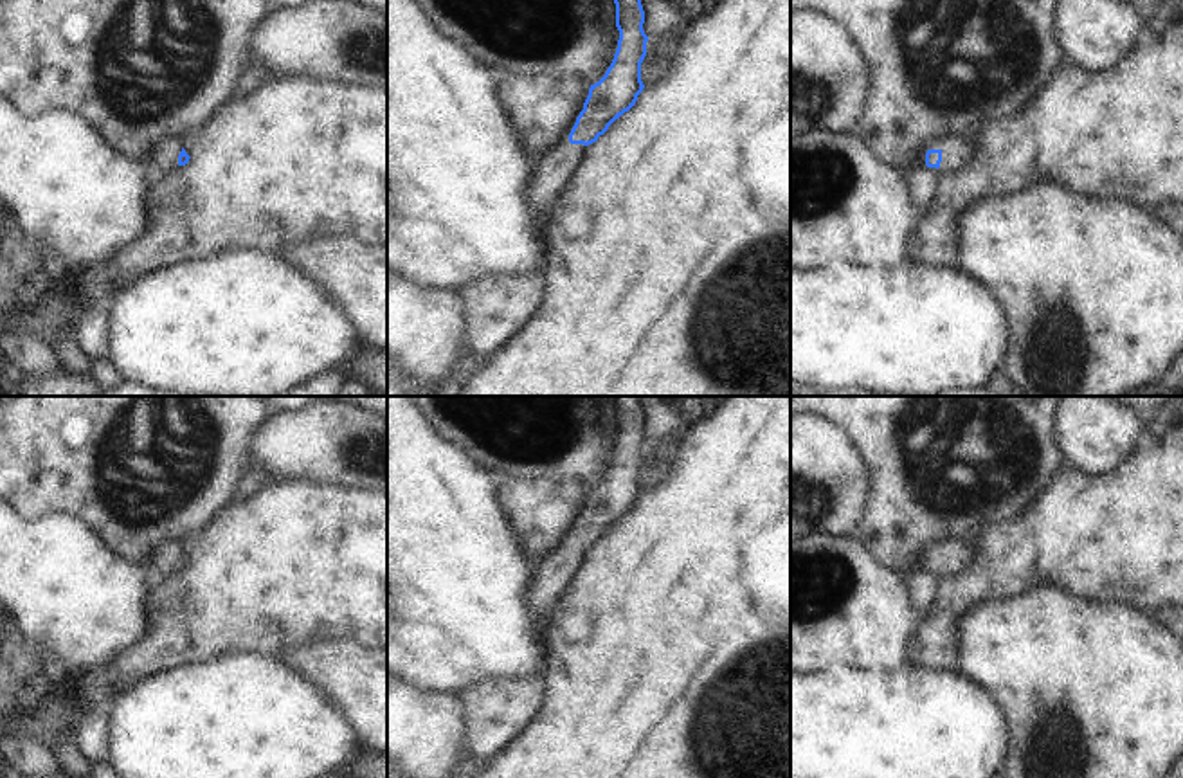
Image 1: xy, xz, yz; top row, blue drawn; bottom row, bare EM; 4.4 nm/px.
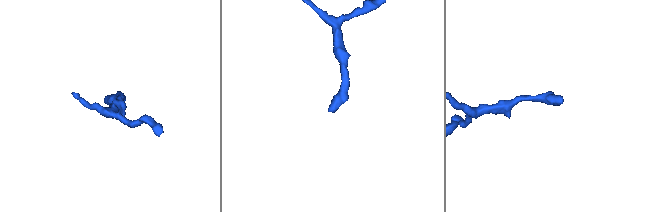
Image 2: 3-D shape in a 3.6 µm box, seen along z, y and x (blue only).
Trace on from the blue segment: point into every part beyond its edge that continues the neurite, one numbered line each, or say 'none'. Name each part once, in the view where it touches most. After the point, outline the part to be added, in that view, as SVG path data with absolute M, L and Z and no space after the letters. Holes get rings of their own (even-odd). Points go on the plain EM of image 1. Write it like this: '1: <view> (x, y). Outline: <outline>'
1: yz (957, 555). Outline: M980 537L953 538L942 544L942 565L938 574L956 576L963 573L980 555L983 544Z

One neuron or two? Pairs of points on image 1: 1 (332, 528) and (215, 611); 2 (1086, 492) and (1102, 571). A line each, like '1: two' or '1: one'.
1: one
2: one

